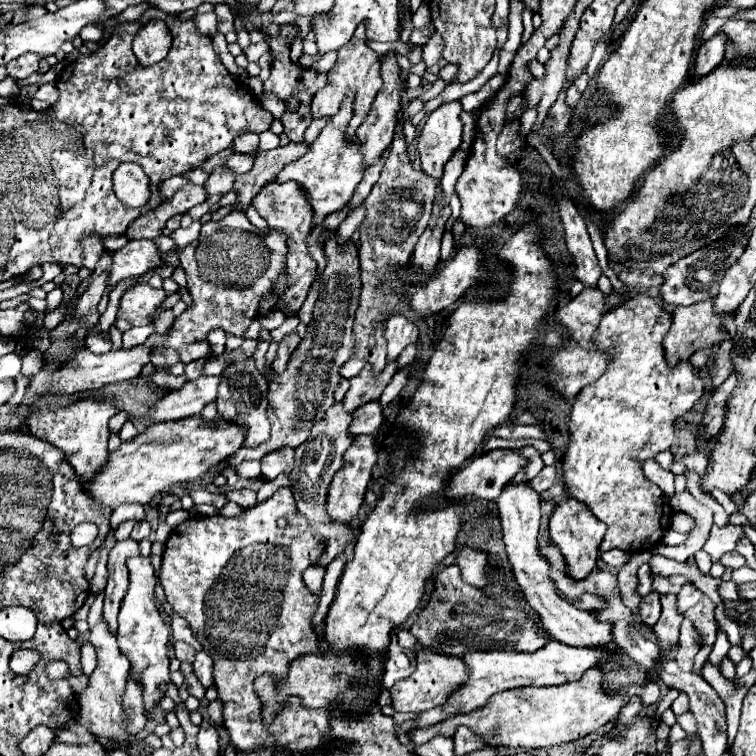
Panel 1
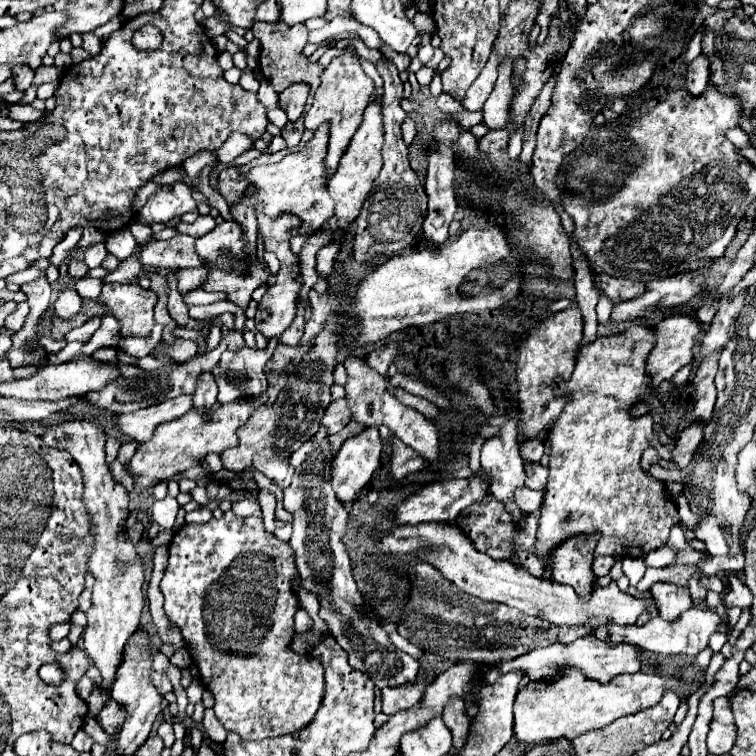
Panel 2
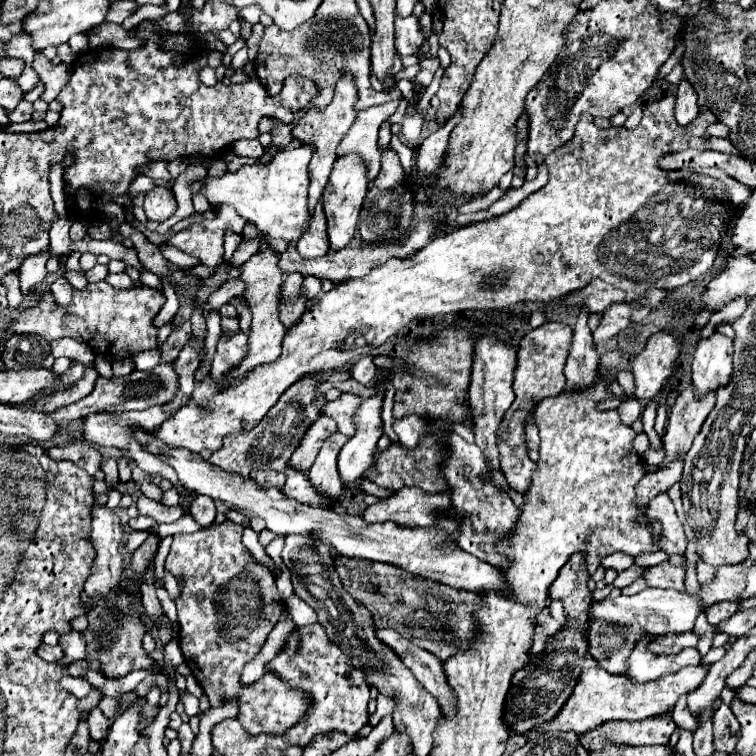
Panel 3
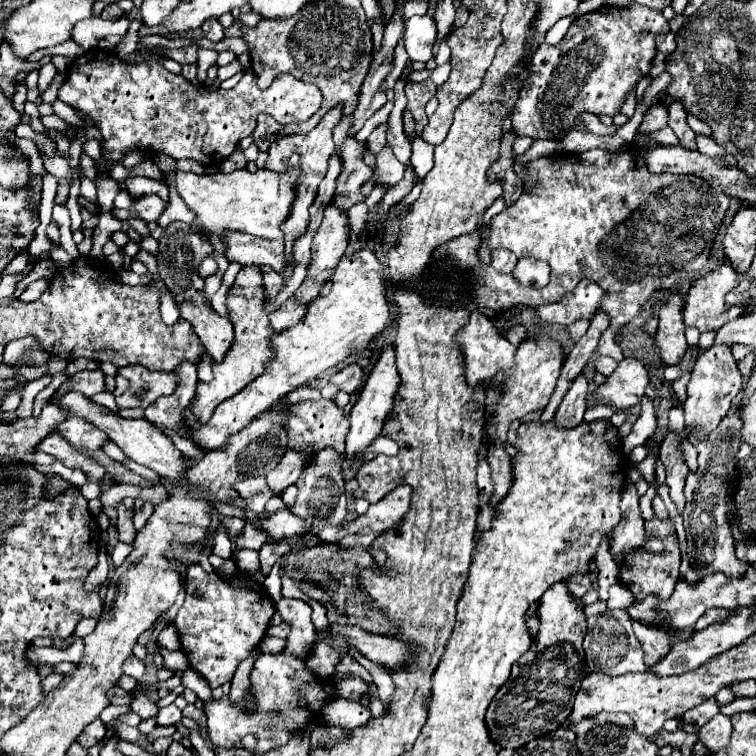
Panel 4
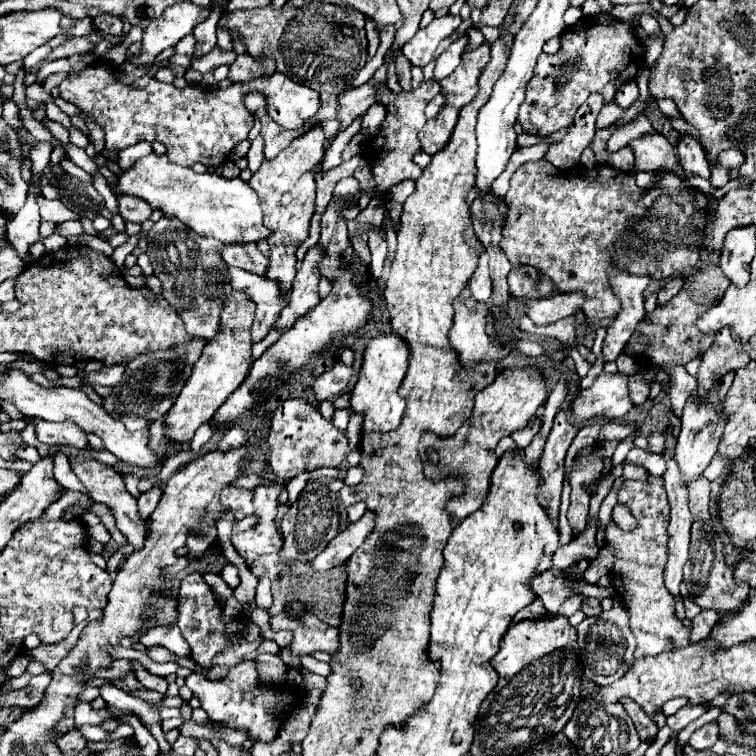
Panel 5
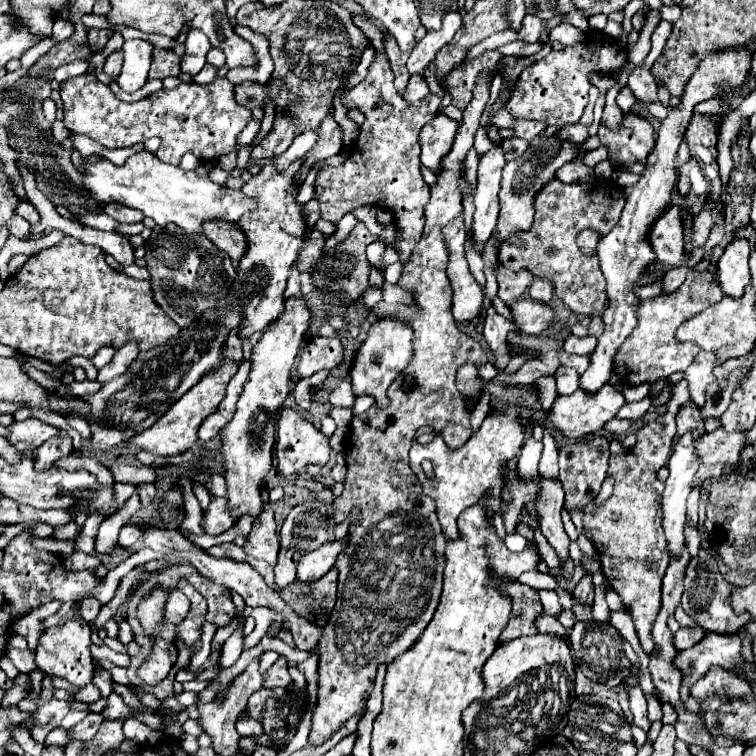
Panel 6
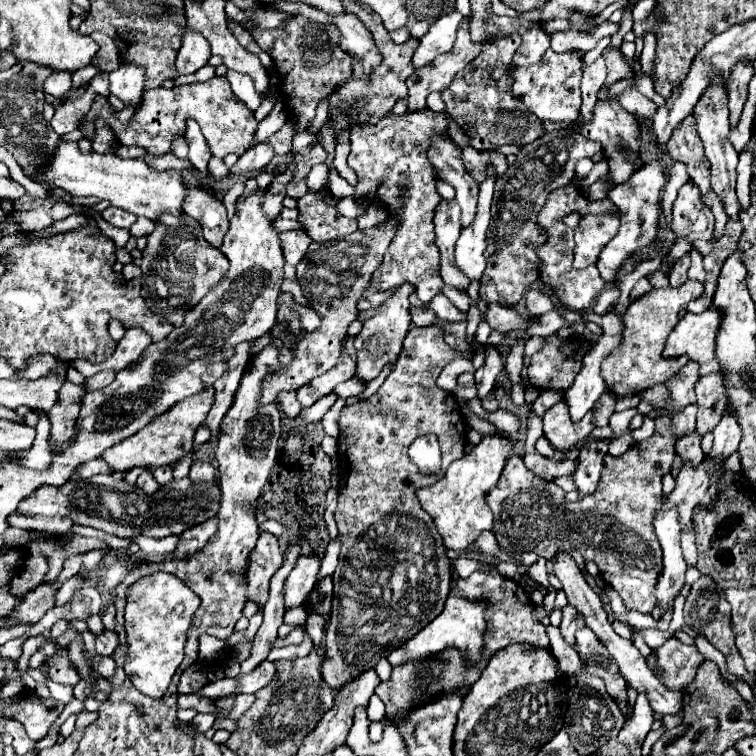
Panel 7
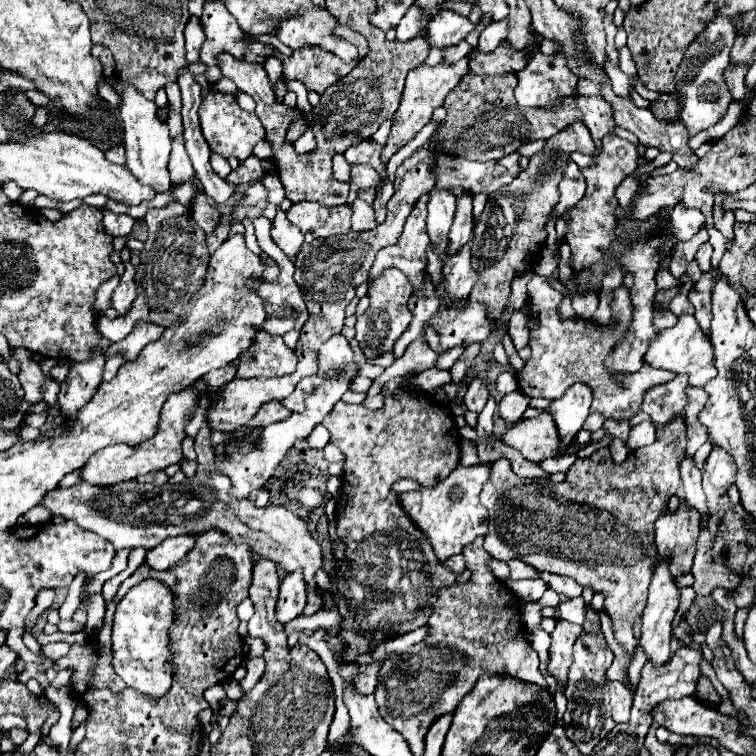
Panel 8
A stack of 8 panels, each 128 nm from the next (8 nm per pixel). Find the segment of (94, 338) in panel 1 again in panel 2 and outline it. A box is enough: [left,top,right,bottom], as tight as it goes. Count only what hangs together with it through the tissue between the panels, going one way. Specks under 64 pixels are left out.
[92,346,118,362]

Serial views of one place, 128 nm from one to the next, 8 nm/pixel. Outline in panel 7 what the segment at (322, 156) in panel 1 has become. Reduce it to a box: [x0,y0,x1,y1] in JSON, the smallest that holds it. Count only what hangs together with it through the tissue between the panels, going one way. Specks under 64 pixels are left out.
[38,142,188,222]

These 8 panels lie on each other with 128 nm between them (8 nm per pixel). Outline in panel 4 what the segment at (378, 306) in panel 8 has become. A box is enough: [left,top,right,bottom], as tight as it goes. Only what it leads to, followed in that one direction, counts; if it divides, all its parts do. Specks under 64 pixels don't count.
[346,348,400,464]

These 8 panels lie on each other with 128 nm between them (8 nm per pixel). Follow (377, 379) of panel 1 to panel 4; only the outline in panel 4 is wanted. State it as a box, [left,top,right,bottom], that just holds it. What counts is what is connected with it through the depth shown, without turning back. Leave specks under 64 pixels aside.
[266,452,310,494]

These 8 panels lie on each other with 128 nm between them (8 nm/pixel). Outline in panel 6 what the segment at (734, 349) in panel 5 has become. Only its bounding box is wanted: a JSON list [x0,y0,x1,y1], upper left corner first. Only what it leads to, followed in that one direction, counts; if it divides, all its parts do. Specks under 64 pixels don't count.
[686,352,716,406]

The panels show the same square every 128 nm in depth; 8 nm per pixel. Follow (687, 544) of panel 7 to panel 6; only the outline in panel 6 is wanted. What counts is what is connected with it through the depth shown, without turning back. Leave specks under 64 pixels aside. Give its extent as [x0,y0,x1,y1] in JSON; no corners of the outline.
[686,487,701,524]

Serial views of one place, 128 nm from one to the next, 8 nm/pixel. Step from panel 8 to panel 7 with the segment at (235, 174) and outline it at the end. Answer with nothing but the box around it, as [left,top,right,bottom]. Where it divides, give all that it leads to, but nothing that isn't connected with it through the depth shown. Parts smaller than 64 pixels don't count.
[230,144,274,174]

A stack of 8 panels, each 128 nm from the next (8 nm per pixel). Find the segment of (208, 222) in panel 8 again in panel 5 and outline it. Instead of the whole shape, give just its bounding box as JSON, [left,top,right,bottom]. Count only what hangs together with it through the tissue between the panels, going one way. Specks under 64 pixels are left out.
[222,244,268,278]

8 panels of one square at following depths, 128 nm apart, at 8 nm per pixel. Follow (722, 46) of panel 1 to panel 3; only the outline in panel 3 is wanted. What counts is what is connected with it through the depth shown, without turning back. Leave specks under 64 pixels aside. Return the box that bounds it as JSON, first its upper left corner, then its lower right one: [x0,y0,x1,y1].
[676,80,698,126]

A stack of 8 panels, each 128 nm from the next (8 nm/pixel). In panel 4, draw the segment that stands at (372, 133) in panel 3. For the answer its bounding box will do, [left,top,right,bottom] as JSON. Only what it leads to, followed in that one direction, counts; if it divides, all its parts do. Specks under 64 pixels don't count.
[334,114,372,210]

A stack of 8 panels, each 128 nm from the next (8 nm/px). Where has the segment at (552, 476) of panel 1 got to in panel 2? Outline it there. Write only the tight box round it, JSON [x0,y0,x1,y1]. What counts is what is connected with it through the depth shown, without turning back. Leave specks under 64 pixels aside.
[526,464,548,490]

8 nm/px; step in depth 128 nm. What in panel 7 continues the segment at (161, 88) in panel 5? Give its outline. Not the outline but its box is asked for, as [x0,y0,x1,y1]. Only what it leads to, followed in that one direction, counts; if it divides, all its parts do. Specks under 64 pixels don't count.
[78,76,258,158]

